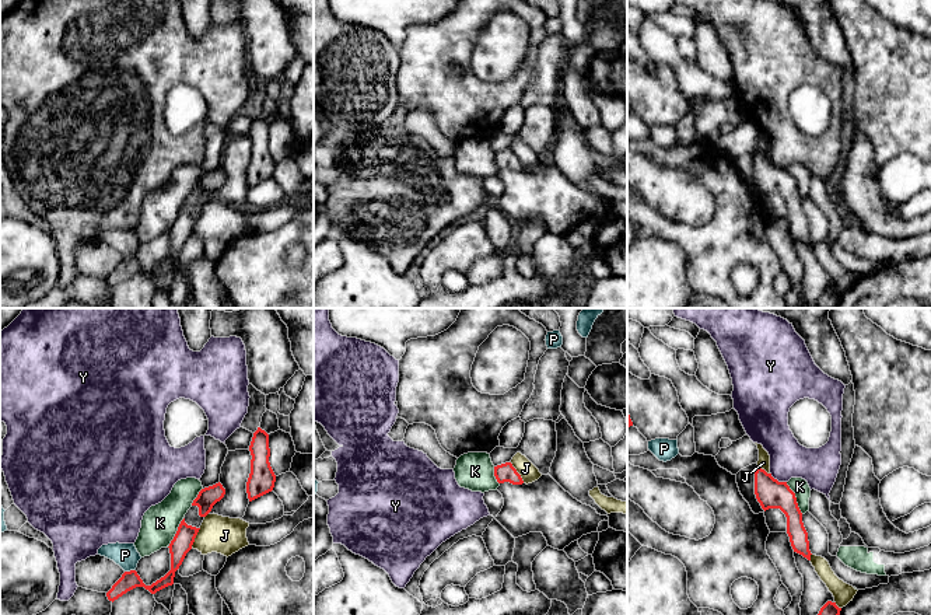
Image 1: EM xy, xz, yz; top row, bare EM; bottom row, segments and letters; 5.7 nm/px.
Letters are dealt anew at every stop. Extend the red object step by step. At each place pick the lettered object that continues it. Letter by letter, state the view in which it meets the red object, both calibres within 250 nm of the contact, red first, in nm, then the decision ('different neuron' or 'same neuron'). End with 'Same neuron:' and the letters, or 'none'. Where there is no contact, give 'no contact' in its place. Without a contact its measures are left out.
J: contact in xz; calibres 110 and 100 nm; different neuron
K: contact in yz; calibres 170 and 100 nm; different neuron
P: contact in xy; calibres 110 and 140 nm; different neuron
Y: contact in yz; calibres 170 and 220 nm; different neuron
Same neuron: none

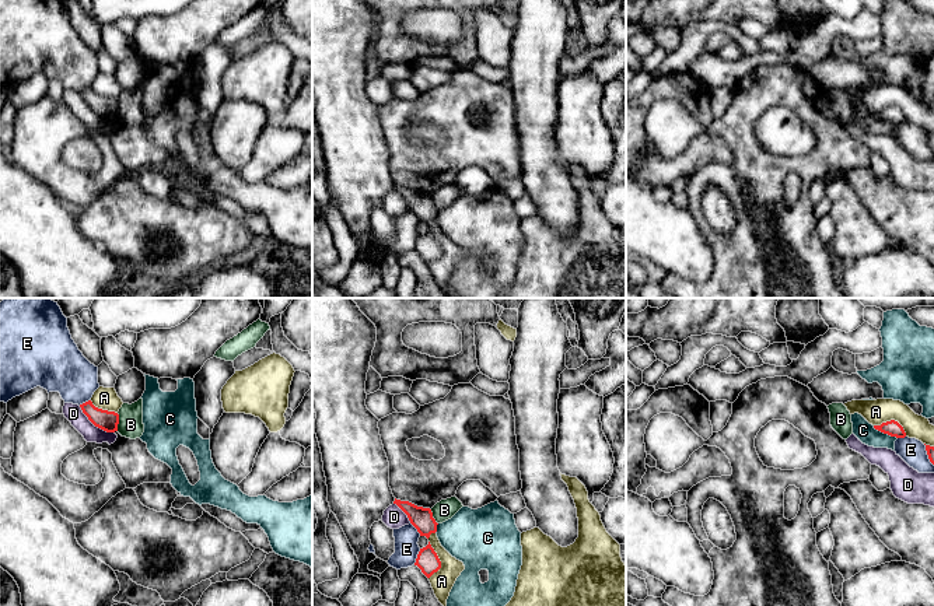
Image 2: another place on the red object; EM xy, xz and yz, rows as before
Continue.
A: contact in xz; calibres 130 and 130 nm; different neuron
B: contact in xy; calibres 120 and 140 nm; different neuron
C: contact in yz; calibres 90 and 110 nm; different neuron
D: contact in xy; calibres 120 and 100 nm; different neuron
E: contact in xz; calibres 130 and 140 nm; different neuron
Same neuron: none

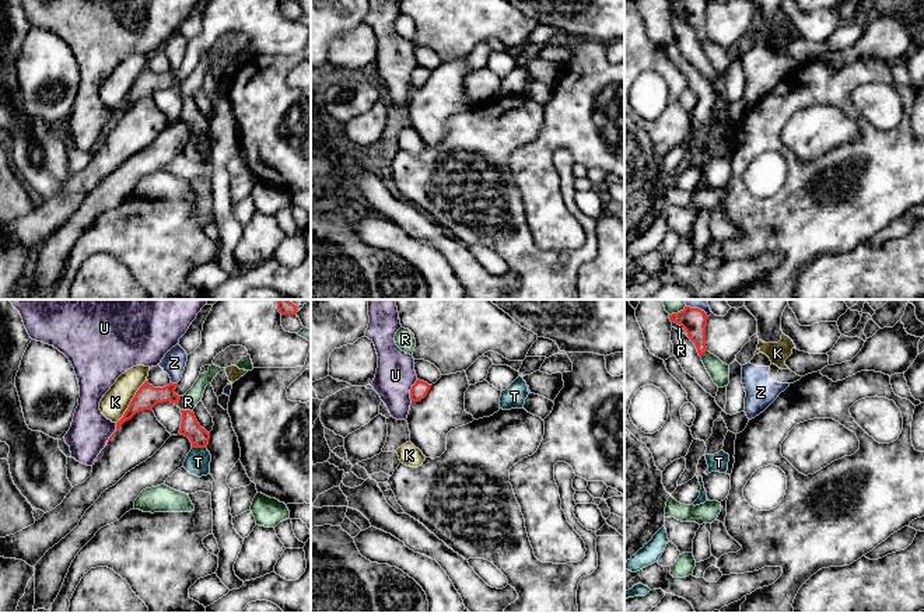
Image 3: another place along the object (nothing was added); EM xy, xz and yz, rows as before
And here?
K: contact in xy; calibres 140 and 160 nm; different neuron
R: contact in xy; calibres 110 and 100 nm; different neuron
T: contact in xy; calibres 110 and 140 nm; different neuron
U: contact in xz; calibres 100 and 220 nm; different neuron
Z: contact in yz; calibres 150 and 100 nm; different neuron
Same neuron: none

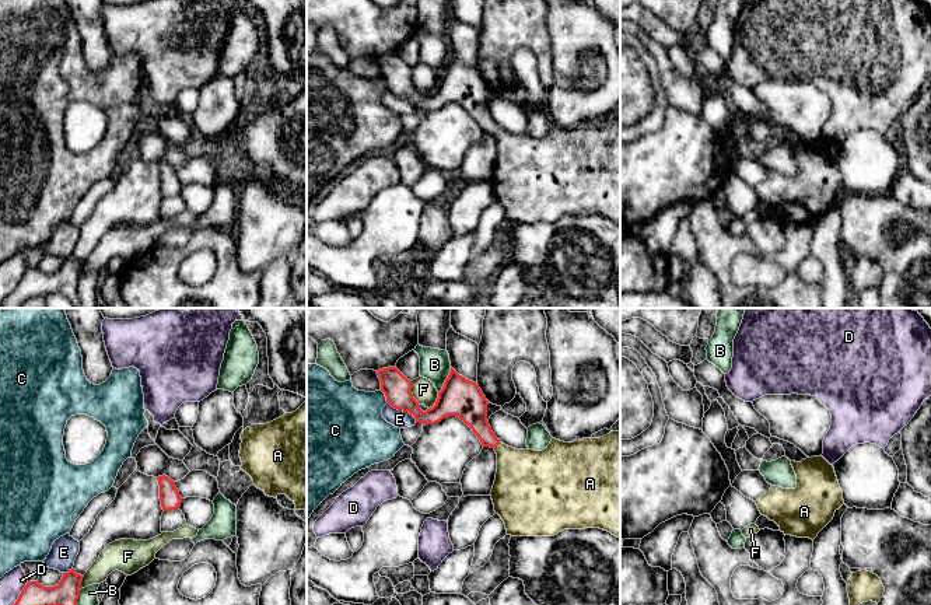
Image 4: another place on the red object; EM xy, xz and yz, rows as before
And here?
A: contact in xz; calibres 180 and 340 nm; same neuron
B: contact in xz; calibres 220 and 180 nm; different neuron
C: contact in xz; calibres 160 and 360 nm; different neuron
D: contact in xy; calibres 140 and 140 nm; different neuron
E: contact in xz; calibres 160 and 100 nm; different neuron
F: contact in xz; calibres 200 and 140 nm; different neuron
Same neuron: A

